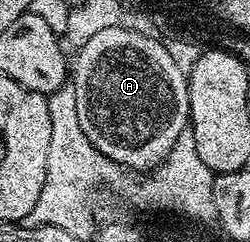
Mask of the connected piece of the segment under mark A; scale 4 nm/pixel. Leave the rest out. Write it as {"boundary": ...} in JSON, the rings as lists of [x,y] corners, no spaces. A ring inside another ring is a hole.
{"boundary":[[[161,43],[147,44],[131,57],[114,57],[113,51],[106,49],[95,61],[72,65],[72,84],[84,135],[126,171],[157,169],[180,139],[180,131],[190,123],[187,74],[176,67]]]}

